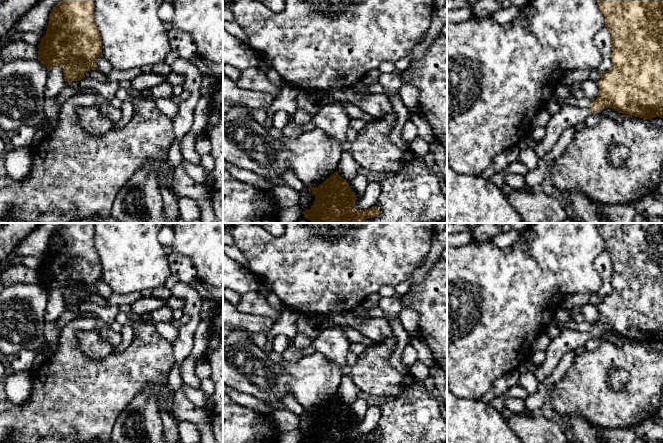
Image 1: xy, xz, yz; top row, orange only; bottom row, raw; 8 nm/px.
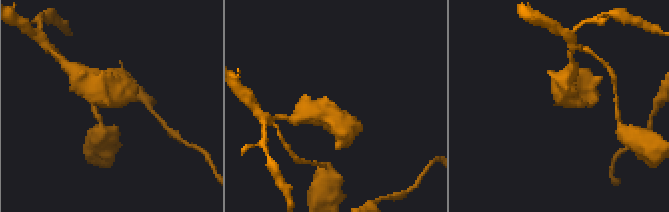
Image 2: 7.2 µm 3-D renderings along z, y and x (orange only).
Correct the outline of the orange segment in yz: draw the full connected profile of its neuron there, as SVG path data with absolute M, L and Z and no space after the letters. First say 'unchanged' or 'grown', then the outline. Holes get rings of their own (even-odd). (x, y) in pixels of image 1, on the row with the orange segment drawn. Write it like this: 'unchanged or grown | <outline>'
grown | M597 0L605 18L605 27L612 39L612 68L603 72L599 87L599 96L591 100L589 108L563 106L551 115L546 125L544 139L534 148L538 158L544 158L558 143L561 134L568 128L581 123L591 113L599 113L605 107L610 107L625 114L627 117L639 117L651 120L654 117L663 118L663 0Z

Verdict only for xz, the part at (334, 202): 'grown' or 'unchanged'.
unchanged

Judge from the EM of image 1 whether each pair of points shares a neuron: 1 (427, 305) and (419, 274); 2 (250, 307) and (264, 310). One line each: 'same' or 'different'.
1: different
2: same

